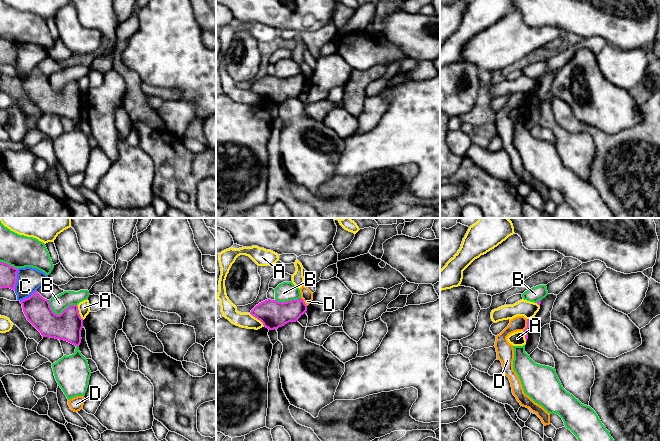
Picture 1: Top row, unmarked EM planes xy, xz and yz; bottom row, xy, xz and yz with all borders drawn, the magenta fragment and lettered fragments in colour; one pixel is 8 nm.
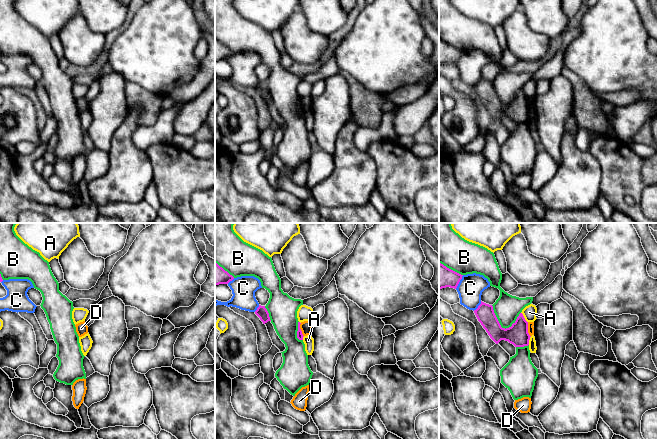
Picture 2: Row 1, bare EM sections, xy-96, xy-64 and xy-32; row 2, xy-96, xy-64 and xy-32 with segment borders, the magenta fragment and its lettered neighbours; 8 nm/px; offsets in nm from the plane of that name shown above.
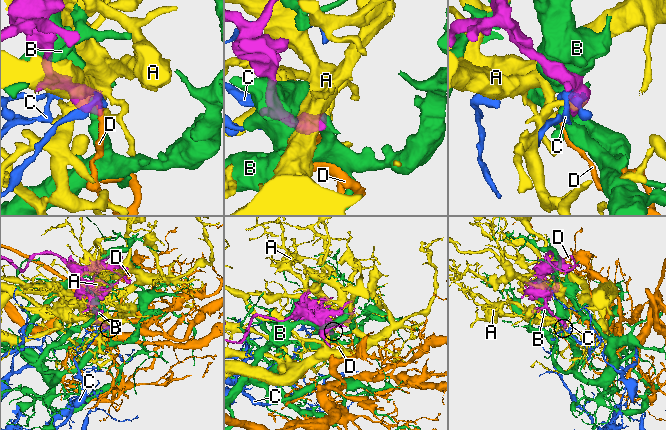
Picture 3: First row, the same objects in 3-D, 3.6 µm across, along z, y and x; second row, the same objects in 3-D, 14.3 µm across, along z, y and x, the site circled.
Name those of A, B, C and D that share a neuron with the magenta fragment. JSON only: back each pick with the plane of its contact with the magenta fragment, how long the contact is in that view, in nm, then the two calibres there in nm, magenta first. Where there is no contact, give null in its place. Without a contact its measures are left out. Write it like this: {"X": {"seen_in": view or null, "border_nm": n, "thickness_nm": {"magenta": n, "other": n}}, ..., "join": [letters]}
{"join": []}

